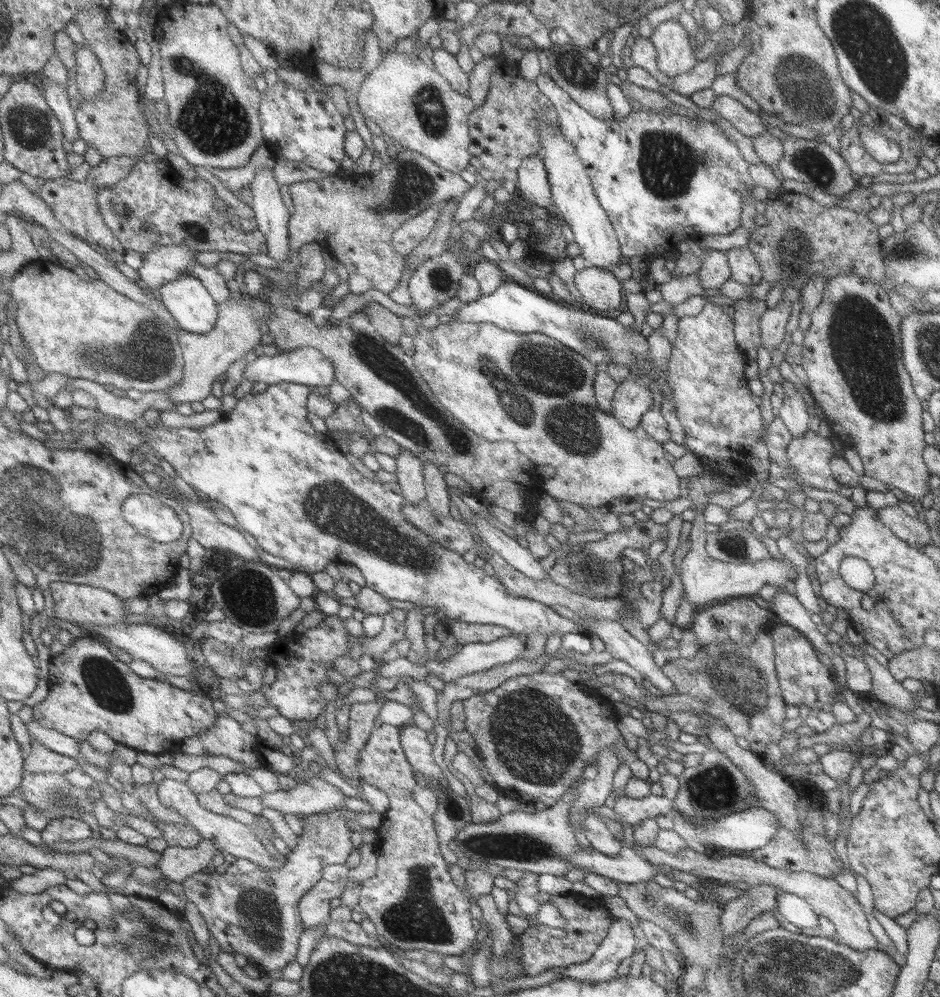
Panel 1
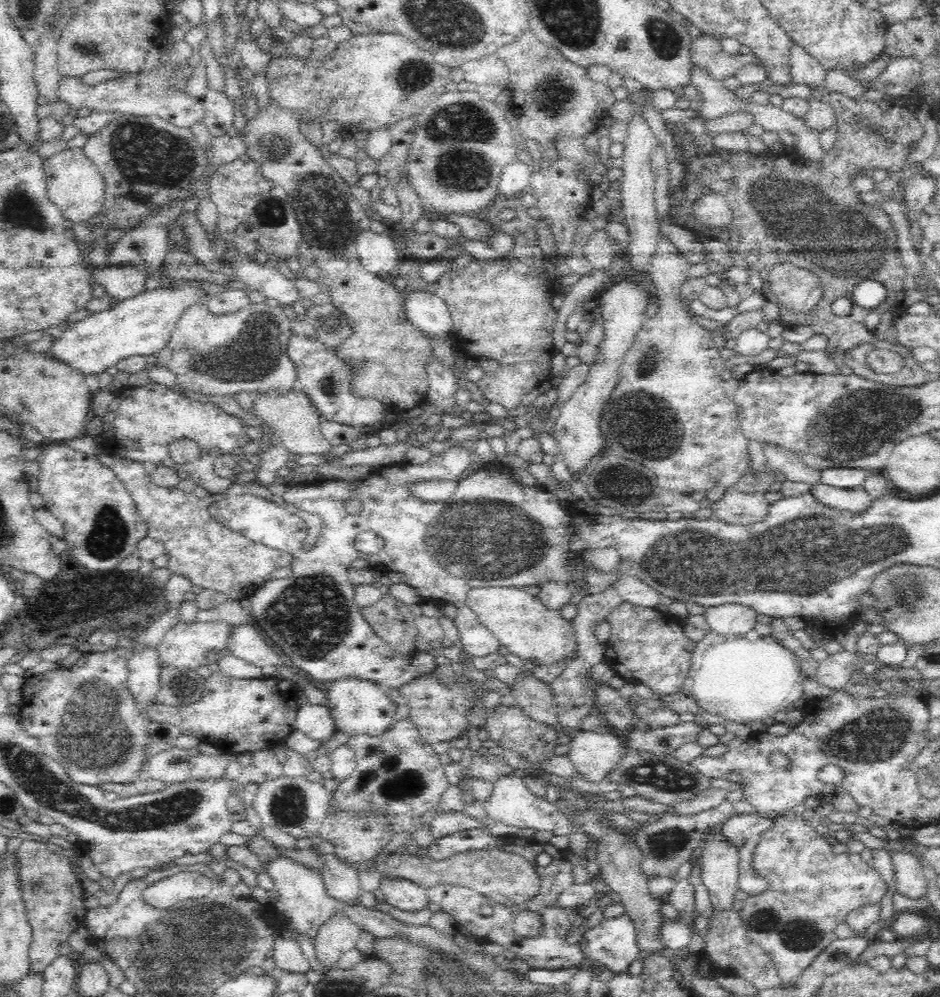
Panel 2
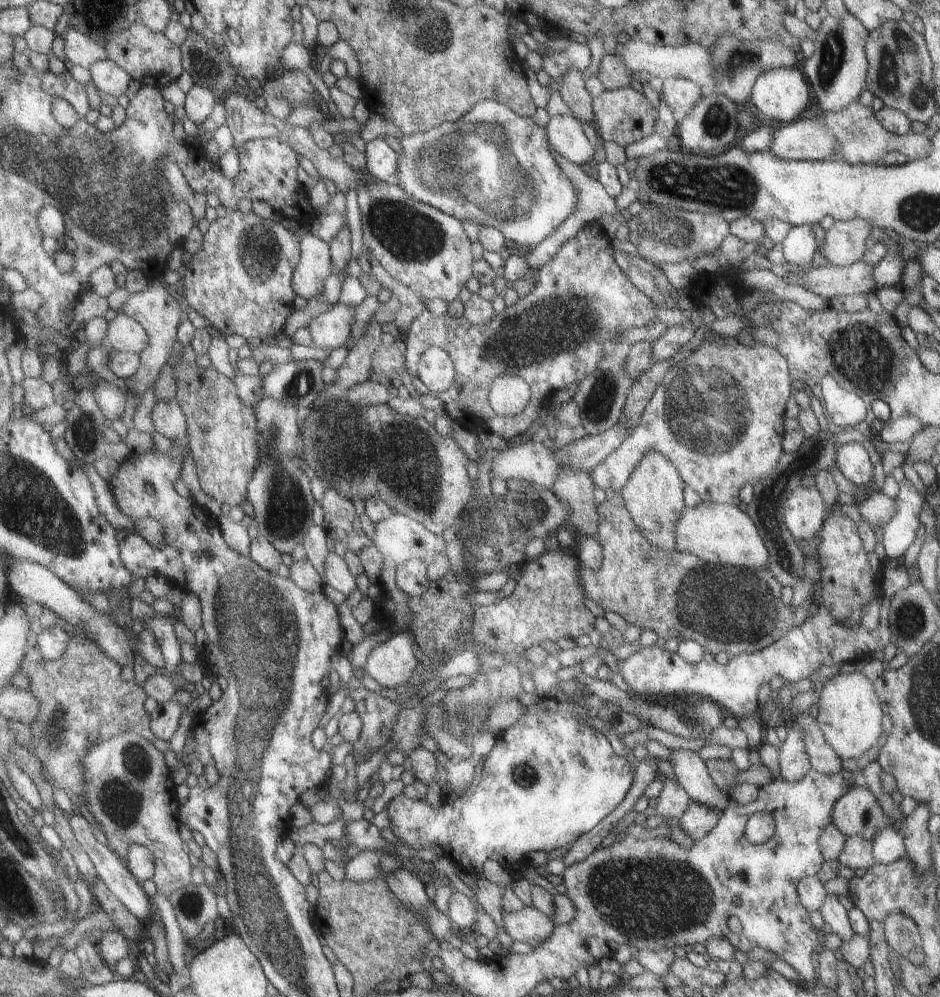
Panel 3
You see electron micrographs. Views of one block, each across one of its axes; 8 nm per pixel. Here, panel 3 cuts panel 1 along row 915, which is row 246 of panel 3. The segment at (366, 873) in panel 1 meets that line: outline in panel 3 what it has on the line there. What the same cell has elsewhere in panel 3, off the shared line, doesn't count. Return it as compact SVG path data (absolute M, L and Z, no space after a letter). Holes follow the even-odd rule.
M310 231L301 240L302 260L294 275L295 291L309 299L324 294L326 279L335 271L332 245Z

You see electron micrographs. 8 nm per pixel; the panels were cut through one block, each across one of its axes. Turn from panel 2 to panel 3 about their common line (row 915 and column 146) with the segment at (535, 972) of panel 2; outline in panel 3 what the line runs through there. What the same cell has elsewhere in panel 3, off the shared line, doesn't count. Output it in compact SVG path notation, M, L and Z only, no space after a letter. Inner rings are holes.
M158 615L160 616L154 616L154 619L146 620L145 628L152 630L159 638L168 668L175 670L184 661L182 646L180 646L181 642L176 636L176 628L174 628L172 620L167 615Z

